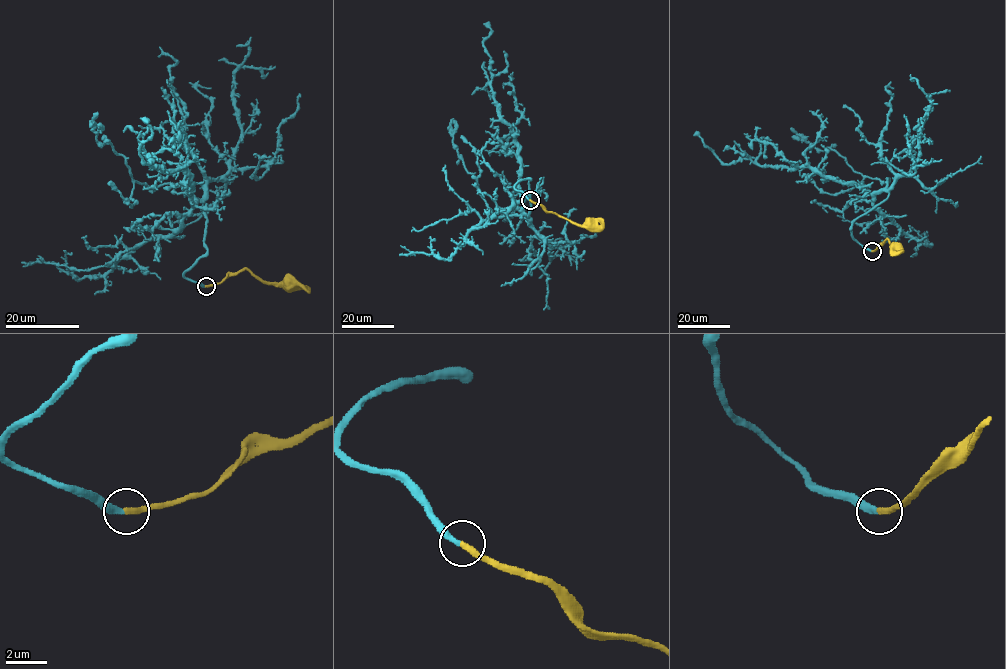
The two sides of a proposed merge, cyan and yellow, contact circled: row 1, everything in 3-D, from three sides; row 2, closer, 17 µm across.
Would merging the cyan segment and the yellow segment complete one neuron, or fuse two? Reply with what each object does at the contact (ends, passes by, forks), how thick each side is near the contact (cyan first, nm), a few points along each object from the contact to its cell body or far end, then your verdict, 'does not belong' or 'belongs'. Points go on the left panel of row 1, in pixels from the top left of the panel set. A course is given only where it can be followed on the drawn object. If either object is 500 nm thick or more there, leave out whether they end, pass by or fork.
cyan ends there; yellow ends there; 300 nm thick on the cyan side, 320 nm on the other; cyan runs (205, 286), (184, 276), (206, 253), (203, 203), (182, 168), (145, 163), (139, 146), (152, 130), (140, 118); yellow runs (206, 286), (220, 283), (229, 274), (244, 269), (263, 281), (290, 283); belongs

